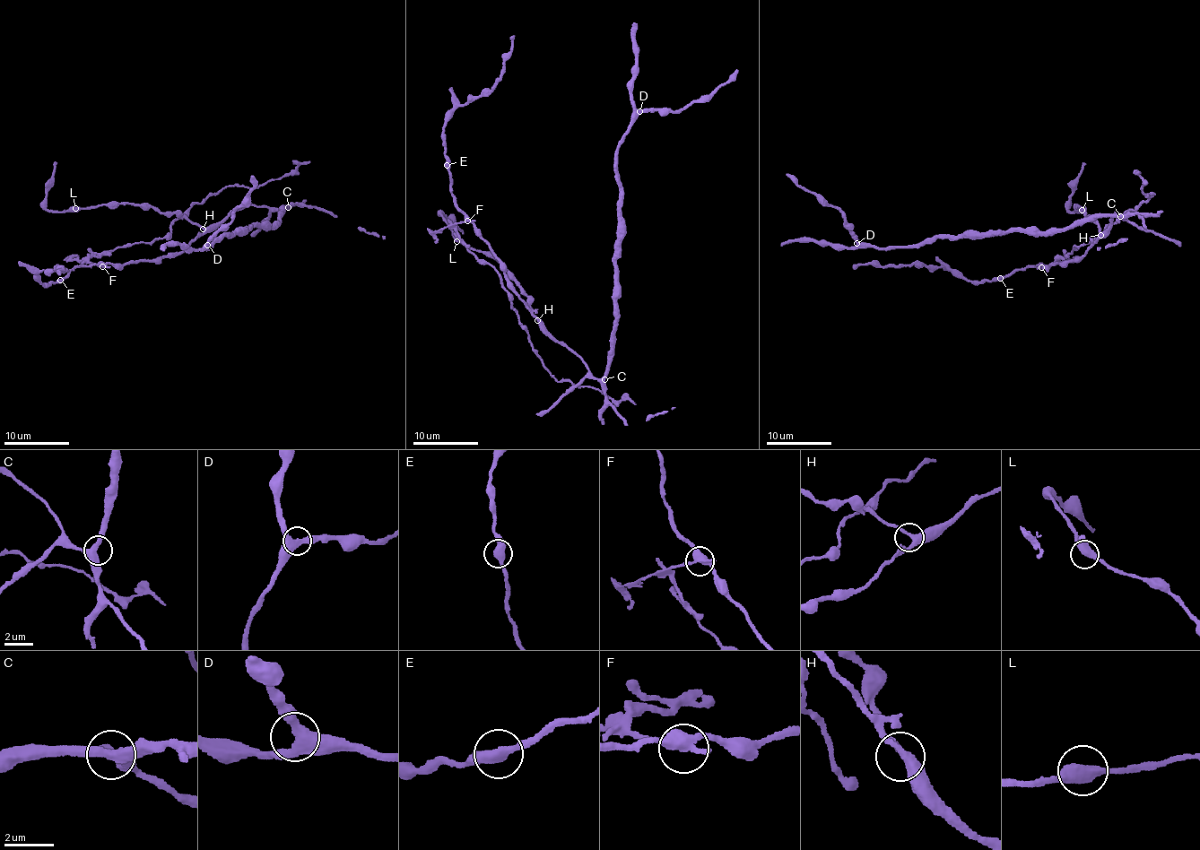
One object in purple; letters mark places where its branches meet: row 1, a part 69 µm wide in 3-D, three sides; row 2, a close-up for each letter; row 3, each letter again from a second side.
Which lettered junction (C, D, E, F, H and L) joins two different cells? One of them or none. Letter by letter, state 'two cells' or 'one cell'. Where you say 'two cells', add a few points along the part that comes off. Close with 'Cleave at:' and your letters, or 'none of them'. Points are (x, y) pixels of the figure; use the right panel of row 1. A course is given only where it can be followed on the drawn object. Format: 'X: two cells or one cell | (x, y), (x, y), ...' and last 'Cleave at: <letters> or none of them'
C: one cell
D: one cell
E: one cell
F: two cells | (1040, 268), (1068, 256), (1073, 246), (1092, 242), (1127, 210), (1149, 199), (1154, 193), (1143, 194), (1139, 171)
H: one cell
L: one cell
Cleave at: F

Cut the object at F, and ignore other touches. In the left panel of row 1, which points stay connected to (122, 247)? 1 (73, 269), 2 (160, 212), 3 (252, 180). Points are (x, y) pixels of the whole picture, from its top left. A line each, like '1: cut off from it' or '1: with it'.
1: cut off from it
2: cut off from it
3: cut off from it

